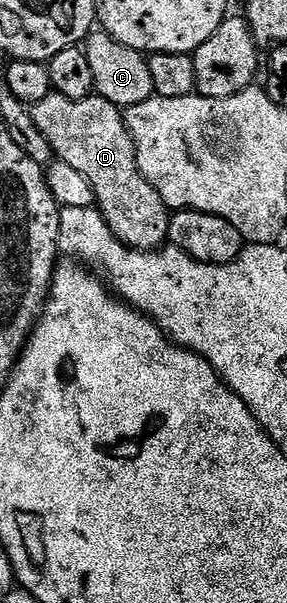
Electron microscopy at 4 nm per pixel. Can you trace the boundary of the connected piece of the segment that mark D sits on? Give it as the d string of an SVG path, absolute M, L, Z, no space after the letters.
M51 93L39 103L33 104L32 110L36 125L40 133L48 137L55 156L61 162L72 165L72 169L78 170L83 177L88 177L94 190L97 210L102 212L115 237L135 251L152 251L163 246L170 234L172 212L160 197L160 193L156 193L154 186L140 173L134 139L126 127L123 112L116 105L112 105L112 101L102 99L97 93L80 101L72 101L63 95Z

